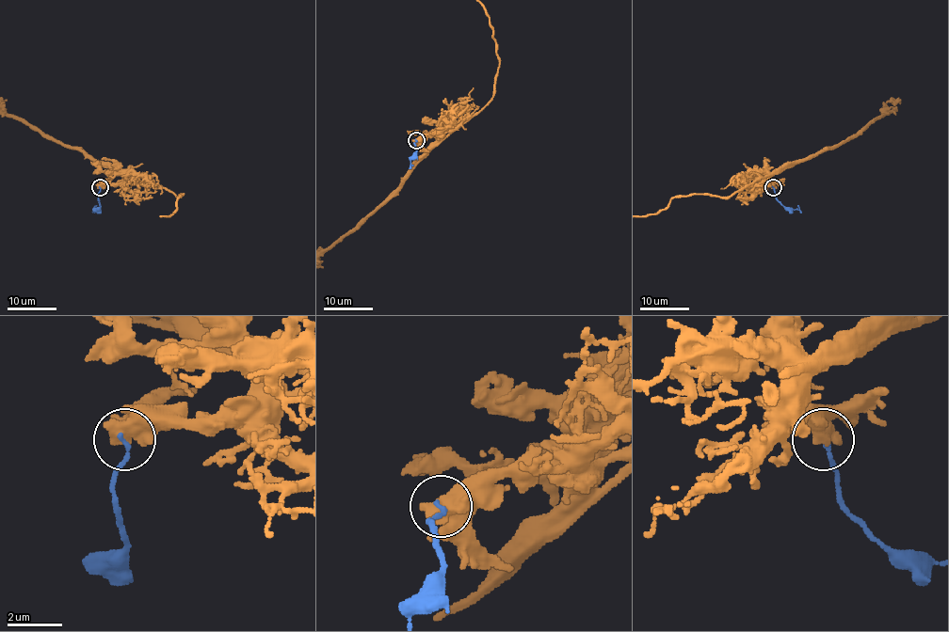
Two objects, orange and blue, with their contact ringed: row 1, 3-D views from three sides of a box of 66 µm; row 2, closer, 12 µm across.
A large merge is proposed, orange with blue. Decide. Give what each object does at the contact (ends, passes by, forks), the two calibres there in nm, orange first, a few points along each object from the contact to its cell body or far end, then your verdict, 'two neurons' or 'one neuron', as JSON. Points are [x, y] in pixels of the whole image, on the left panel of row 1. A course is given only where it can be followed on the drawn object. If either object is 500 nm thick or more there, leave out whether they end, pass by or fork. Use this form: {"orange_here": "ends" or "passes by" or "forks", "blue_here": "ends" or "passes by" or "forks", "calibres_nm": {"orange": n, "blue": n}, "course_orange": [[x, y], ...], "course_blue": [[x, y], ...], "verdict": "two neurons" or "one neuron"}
{"calibres_nm": {"orange": 750, "blue": 150}, "course_blue": [[99, 188], [99, 206], [92, 213]], "verdict": "two neurons"}

